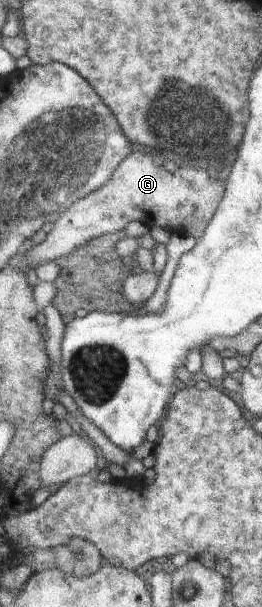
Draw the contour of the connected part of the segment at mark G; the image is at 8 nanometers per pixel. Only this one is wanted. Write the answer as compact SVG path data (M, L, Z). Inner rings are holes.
M142 151L127 155L116 167L107 184L80 198L62 213L44 241L25 250L23 256L16 255L17 270L26 275L28 269L36 270L40 264L54 262L58 257L74 253L78 247L92 239L106 234L122 235L124 227L131 221L140 221L149 228L156 225L198 240L218 209L226 181L210 181L207 172L202 171L202 165L196 165L193 169L183 166L172 175L155 157L155 152Z

